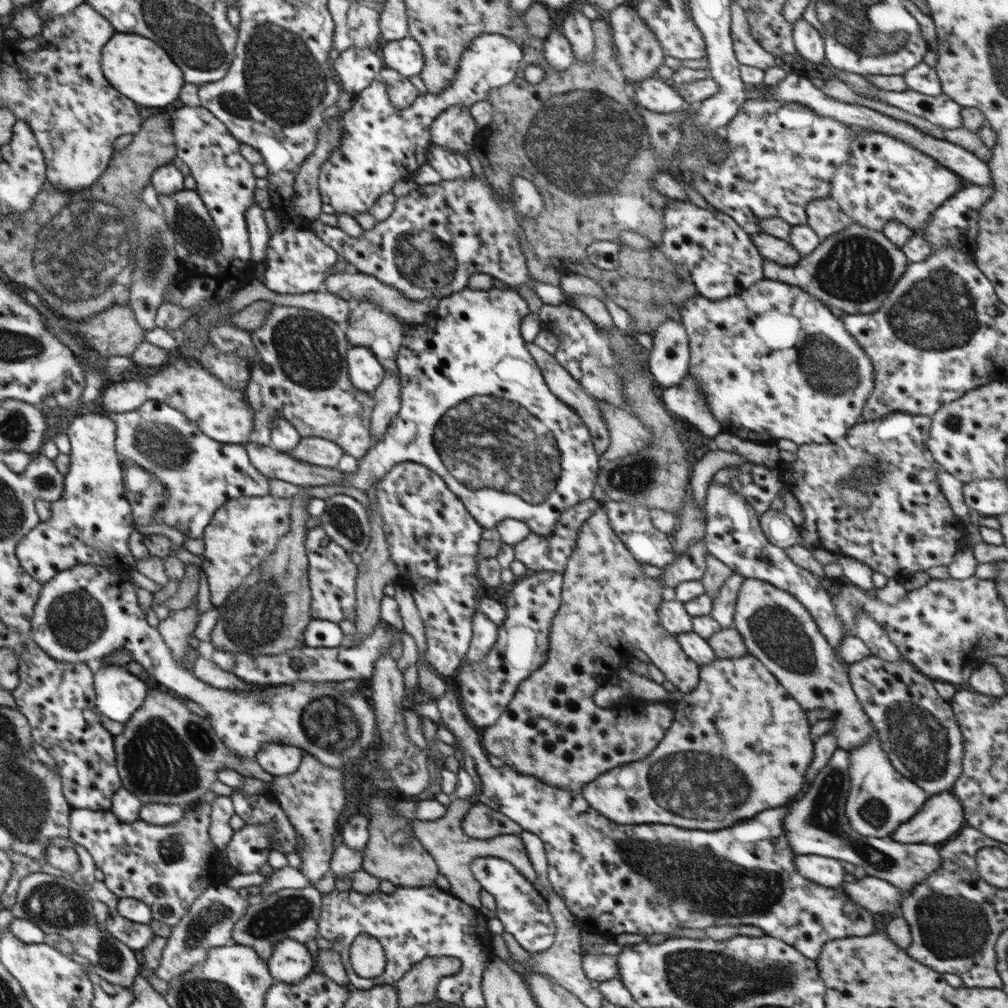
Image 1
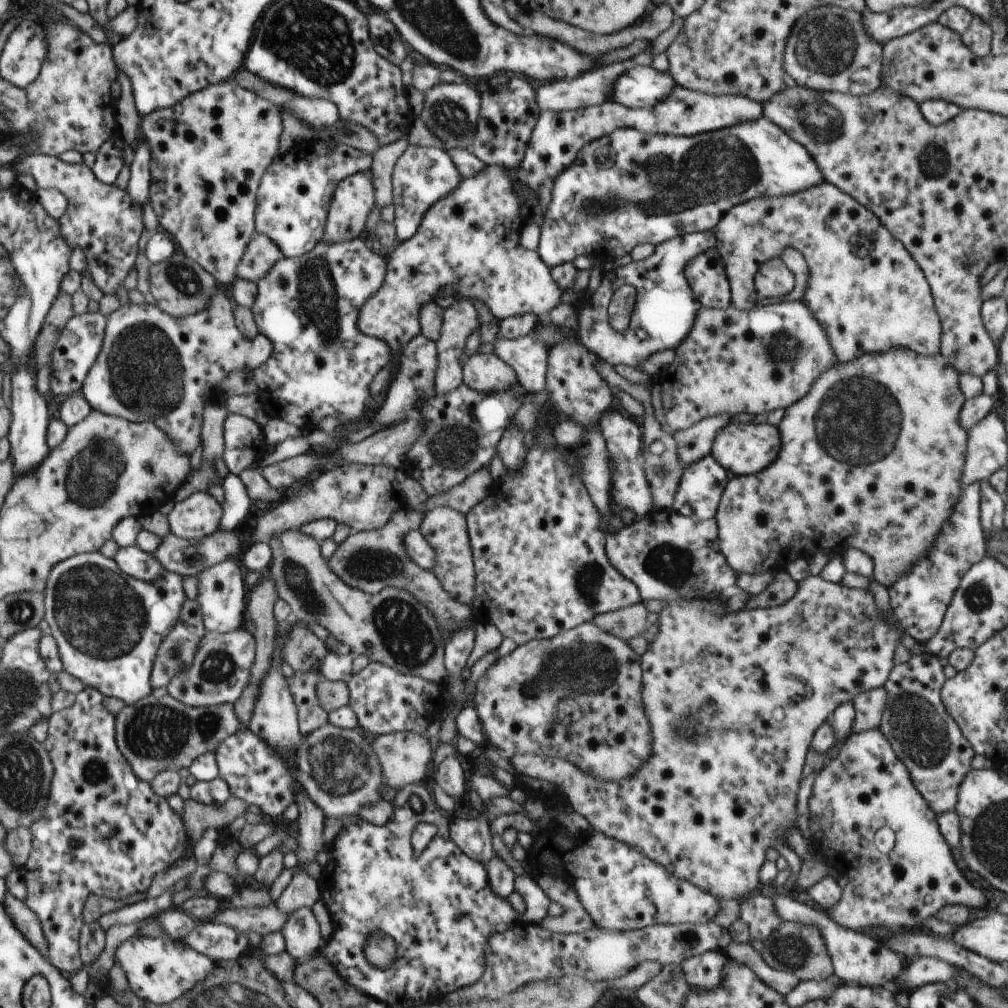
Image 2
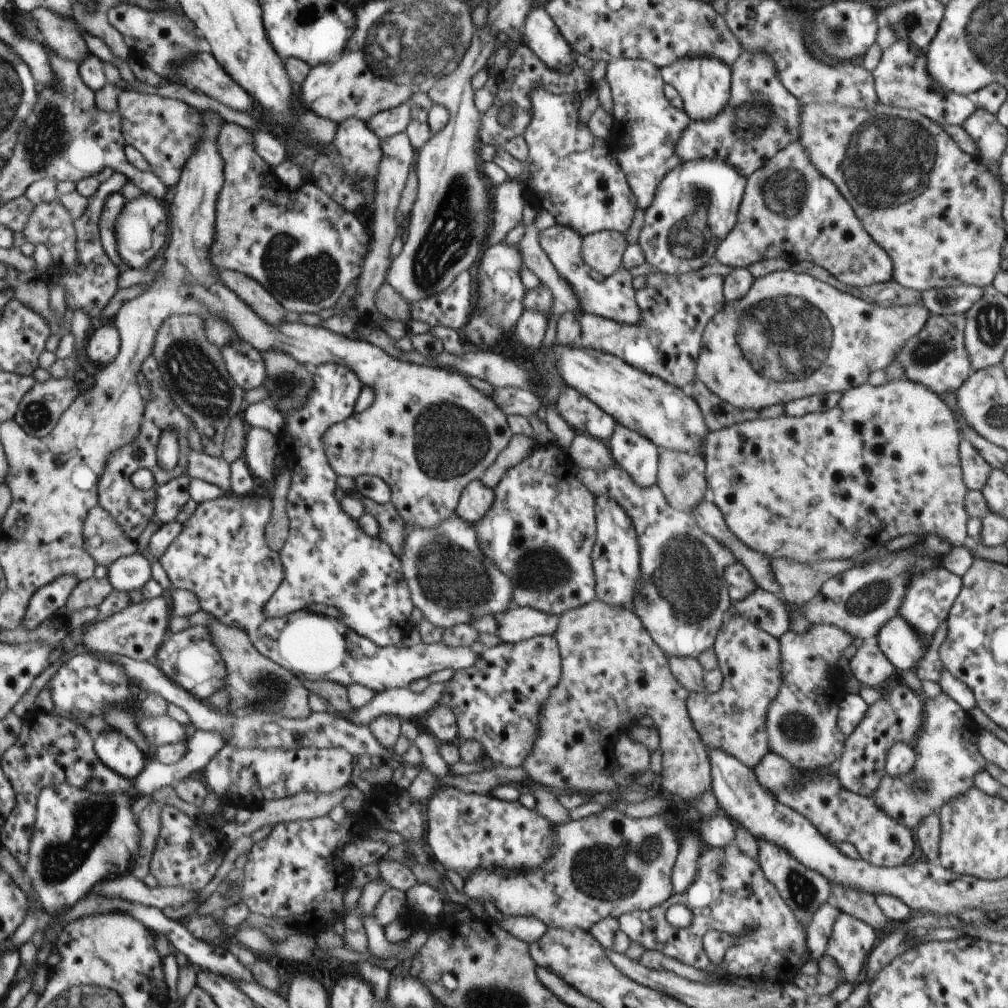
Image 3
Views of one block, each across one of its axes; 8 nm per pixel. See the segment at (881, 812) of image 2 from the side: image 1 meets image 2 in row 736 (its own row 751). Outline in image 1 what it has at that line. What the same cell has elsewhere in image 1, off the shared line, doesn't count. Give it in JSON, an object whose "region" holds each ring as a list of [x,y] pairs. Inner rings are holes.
{"region":[[[872,733],[865,743],[849,751],[851,789],[847,796],[845,815],[851,827],[862,836],[890,837],[926,802],[927,792],[914,781],[908,780],[890,764],[887,752],[882,748],[878,733]]]}

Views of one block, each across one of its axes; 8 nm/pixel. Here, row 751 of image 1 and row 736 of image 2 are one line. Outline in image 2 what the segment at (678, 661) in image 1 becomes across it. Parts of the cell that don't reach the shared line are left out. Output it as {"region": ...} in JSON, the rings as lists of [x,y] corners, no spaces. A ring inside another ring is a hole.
{"region":[[[592,621],[585,622],[571,628],[570,630],[563,630],[560,634],[547,639],[534,639],[526,644],[521,644],[516,647],[507,656],[499,658],[494,664],[487,668],[485,674],[481,676],[476,684],[474,694],[474,703],[476,713],[478,714],[486,740],[494,744],[496,748],[502,752],[504,757],[509,760],[515,755],[538,754],[538,756],[548,756],[552,758],[562,758],[572,762],[576,768],[580,768],[584,774],[590,774],[594,778],[602,778],[602,780],[610,780],[610,782],[618,782],[624,778],[630,778],[636,774],[638,768],[642,768],[650,754],[652,754],[652,730],[650,730],[650,722],[644,714],[644,704],[642,704],[642,667],[641,656],[636,654],[634,650],[628,645],[625,640],[616,638],[603,630],[600,630]],[[562,696],[572,696],[580,708],[582,708],[582,718],[576,724],[568,724],[562,726],[558,722],[554,722],[554,704],[556,700],[560,700]]]}

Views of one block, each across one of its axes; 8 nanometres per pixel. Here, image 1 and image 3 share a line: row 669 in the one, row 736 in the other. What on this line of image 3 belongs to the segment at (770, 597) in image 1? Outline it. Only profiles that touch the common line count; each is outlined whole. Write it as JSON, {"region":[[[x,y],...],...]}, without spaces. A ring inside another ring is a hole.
{"region":[[[812,625],[806,634],[785,632],[780,638],[782,688],[766,712],[769,752],[780,754],[800,770],[837,766],[845,749],[846,735],[838,728],[840,701],[848,693],[838,660],[852,644],[853,636],[837,626]]]}

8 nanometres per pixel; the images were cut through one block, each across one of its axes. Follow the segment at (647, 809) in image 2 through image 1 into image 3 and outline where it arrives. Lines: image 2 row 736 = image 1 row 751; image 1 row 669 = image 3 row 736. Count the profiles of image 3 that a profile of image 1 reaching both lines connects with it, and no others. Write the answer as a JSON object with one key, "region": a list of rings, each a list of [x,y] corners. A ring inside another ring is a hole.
{"region":[[[730,613],[723,618],[714,650],[724,677],[722,688],[718,692],[689,693],[688,714],[708,749],[720,748],[744,766],[756,768],[769,753],[766,712],[783,683],[780,640],[758,628],[750,618]]]}

